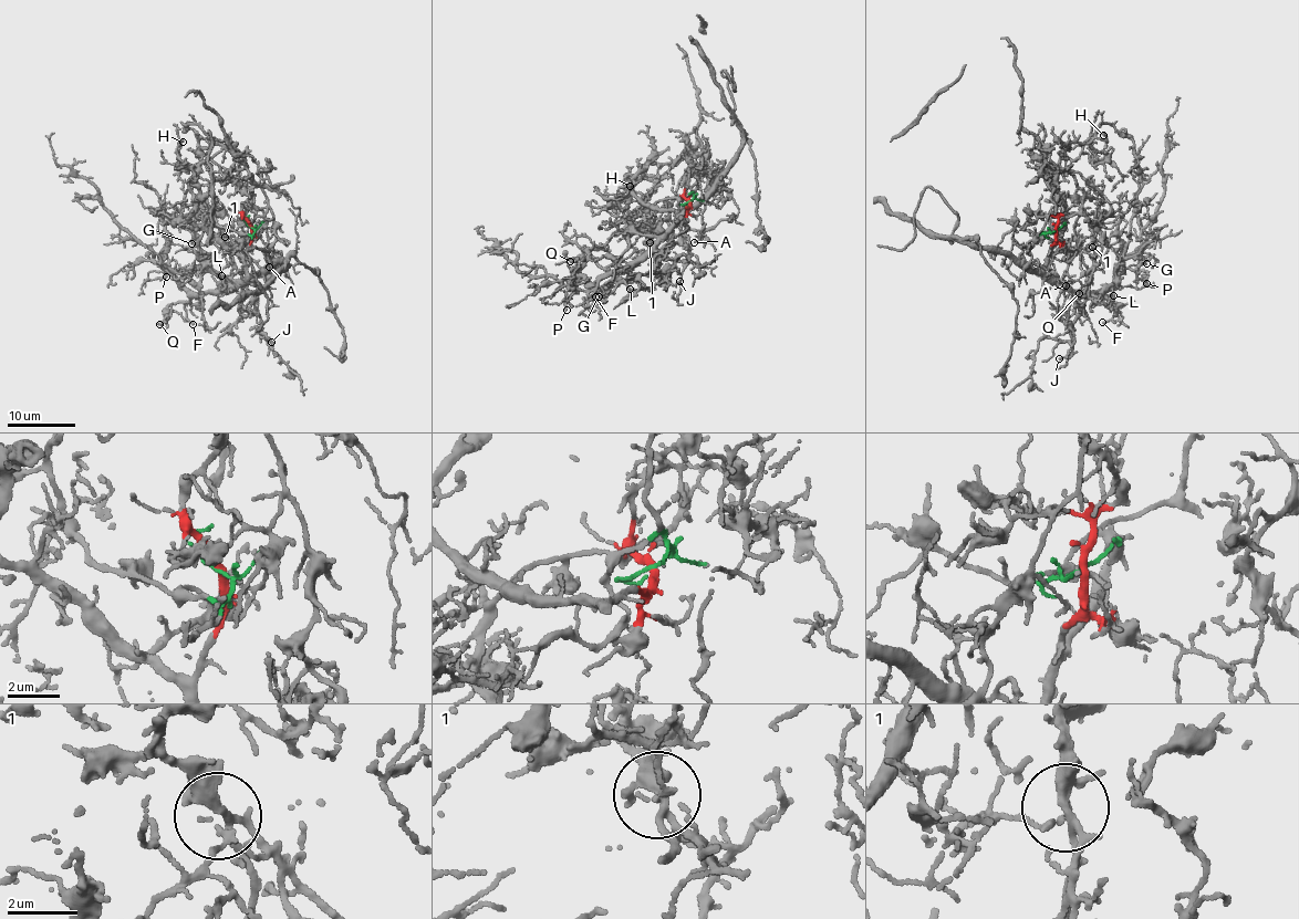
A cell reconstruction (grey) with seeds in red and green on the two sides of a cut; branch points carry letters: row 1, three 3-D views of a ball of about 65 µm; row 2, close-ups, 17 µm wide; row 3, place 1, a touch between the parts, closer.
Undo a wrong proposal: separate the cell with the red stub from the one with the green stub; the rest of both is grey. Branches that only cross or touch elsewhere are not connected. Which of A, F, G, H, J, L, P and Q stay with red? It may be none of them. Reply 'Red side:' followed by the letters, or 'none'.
Red side: A, F, G, H, L, P, Q

